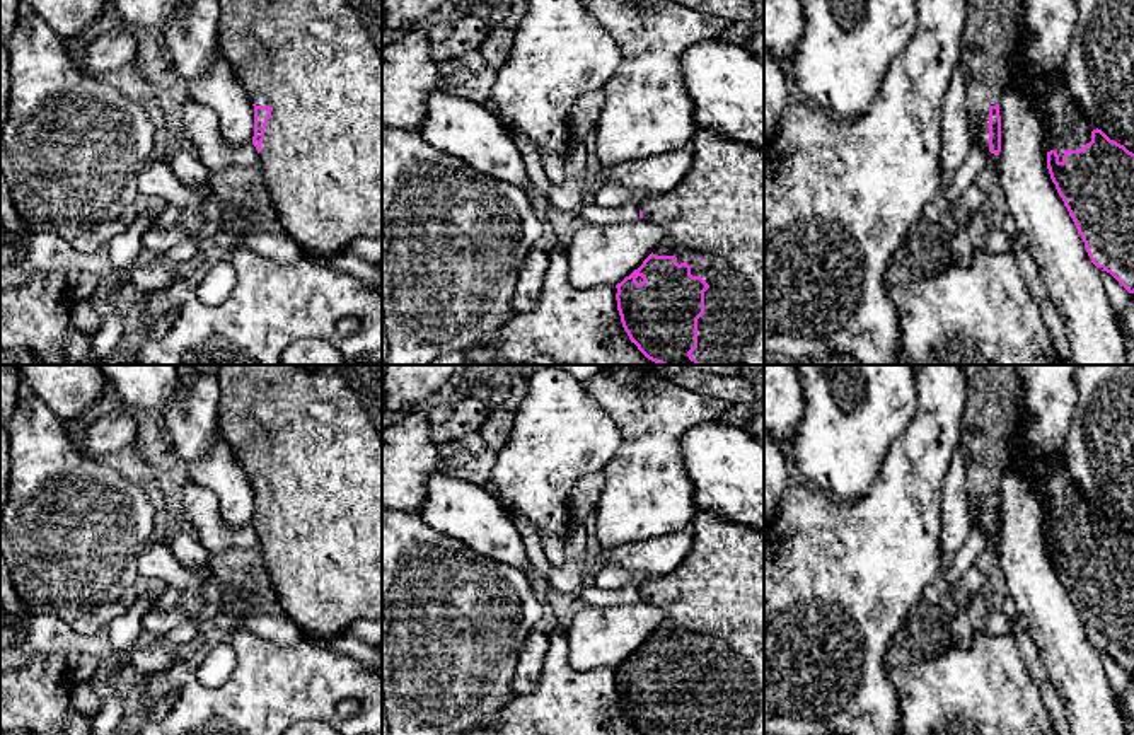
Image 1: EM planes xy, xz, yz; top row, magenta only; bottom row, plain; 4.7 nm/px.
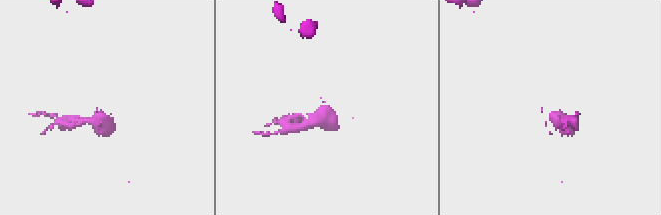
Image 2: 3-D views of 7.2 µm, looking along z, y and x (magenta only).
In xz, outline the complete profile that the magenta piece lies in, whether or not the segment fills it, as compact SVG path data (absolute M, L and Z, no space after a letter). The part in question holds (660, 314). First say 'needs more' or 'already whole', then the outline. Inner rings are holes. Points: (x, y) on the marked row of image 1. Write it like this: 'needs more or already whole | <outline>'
needs more | M709 130L692 135L694 157L689 172L667 194L643 200L639 218L667 230L667 237L643 264L616 285L617 310L631 343L651 362L660 365L764 365L764 150L723 138Z

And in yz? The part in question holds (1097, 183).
needs more | M1033 75L1027 80L1025 92L1035 99L1037 109L1047 124L1047 169L1091 263L1100 271L1110 273L1129 293L1134 293L1134 153L1110 140L1091 123L1071 97L1064 75Z

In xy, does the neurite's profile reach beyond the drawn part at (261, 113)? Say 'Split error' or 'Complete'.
Split error

